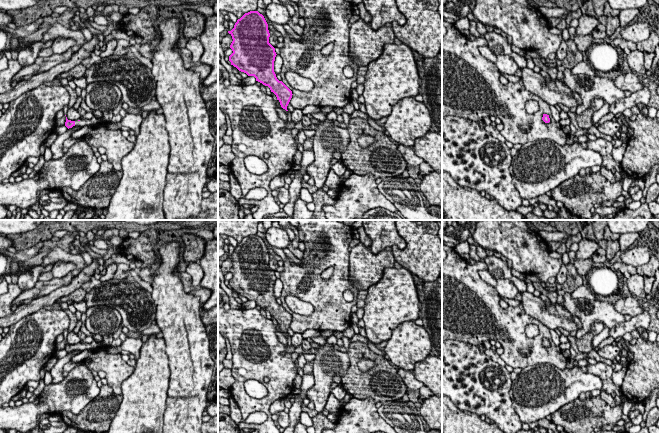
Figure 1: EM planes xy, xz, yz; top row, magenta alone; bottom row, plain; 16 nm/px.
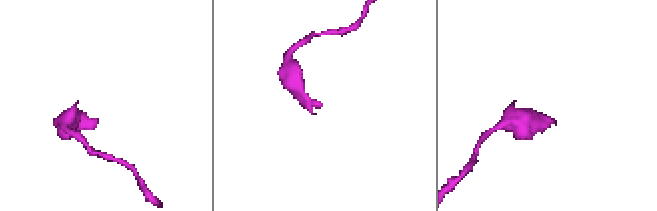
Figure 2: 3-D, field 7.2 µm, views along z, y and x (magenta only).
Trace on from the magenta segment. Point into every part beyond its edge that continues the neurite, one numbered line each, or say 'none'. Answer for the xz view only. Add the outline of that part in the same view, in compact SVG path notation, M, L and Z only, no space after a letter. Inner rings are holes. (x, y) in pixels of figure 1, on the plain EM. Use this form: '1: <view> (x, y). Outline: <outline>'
none

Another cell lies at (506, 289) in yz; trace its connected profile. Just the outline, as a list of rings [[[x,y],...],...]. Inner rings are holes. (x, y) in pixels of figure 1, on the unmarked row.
[[[498,279],[495,289],[500,297],[506,299],[514,299],[519,292],[517,287],[509,279]]]

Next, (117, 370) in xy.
[[[103,344],[94,349],[92,354],[82,362],[90,371],[104,371],[108,385],[117,395],[122,395],[122,382],[134,371],[134,367],[129,366],[122,359],[121,353],[112,354]]]

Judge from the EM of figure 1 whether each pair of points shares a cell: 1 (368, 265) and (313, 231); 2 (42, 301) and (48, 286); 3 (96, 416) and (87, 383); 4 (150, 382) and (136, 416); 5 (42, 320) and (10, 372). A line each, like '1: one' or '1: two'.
1: two
2: two
3: two
4: one
5: one

